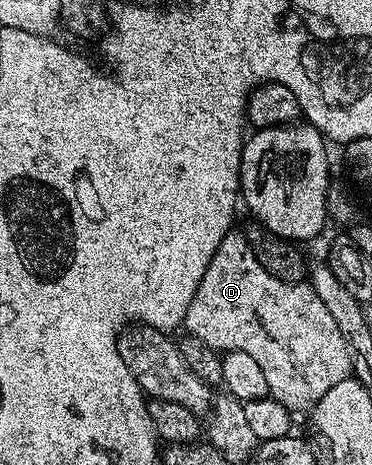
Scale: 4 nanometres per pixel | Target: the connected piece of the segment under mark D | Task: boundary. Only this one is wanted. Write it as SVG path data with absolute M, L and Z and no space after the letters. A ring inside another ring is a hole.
M237 229L229 230L223 237L223 241L219 241L219 247L215 249L215 255L211 257L211 261L203 273L203 279L199 281L199 287L195 289L195 295L191 297L191 305L187 305L183 327L188 334L199 337L199 341L203 341L203 345L211 345L211 349L215 352L242 351L251 356L263 368L271 398L282 403L286 412L289 413L293 413L293 411L312 412L315 404L323 397L323 393L327 393L327 389L331 389L331 385L339 385L339 381L350 378L355 362L355 356L350 351L343 333L339 333L339 325L335 325L335 317L331 317L327 305L323 305L323 301L319 299L319 293L315 293L312 282L288 283L287 281L279 281L279 277L271 277L271 273L267 273L267 269L263 269L263 265L259 265L255 253L249 248L249 242L245 240L244 234Z

